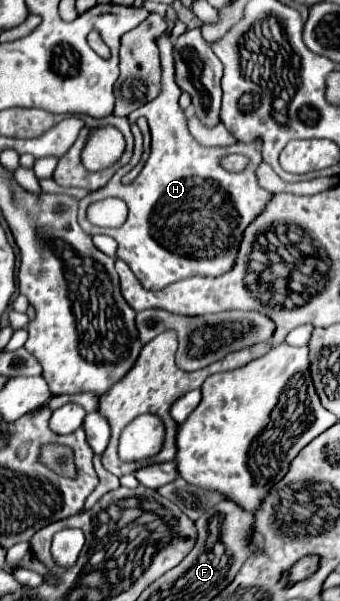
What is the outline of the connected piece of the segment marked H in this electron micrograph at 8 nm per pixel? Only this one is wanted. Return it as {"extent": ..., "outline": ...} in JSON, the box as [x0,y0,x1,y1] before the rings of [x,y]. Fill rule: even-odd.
{"extent":[78,32,272,290],"outline":[[[170,32],[158,38],[162,62],[162,92],[136,112],[148,120],[152,134],[152,152],[140,176],[124,186],[114,176],[104,188],[90,192],[80,200],[78,224],[90,236],[106,234],[118,242],[116,258],[124,260],[146,290],[160,290],[176,280],[190,276],[222,276],[232,270],[242,234],[258,214],[268,206],[272,192],[258,184],[256,168],[262,162],[262,142],[236,142],[232,146],[202,146],[188,132],[188,120],[178,106],[182,90],[174,82],[172,38]],[[226,154],[244,154],[250,158],[248,168],[240,174],[226,172],[218,160]],[[116,196],[126,202],[128,218],[122,228],[98,228],[86,220],[86,208],[102,198]]]}

